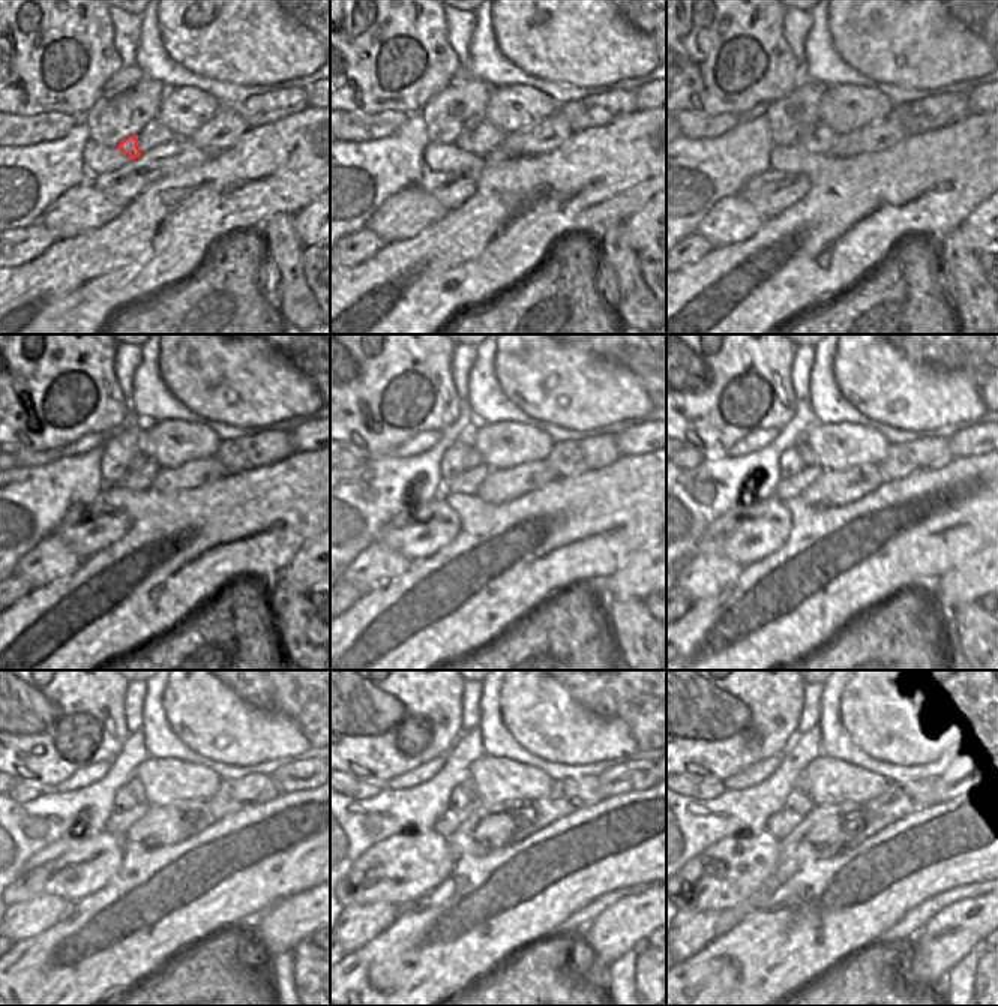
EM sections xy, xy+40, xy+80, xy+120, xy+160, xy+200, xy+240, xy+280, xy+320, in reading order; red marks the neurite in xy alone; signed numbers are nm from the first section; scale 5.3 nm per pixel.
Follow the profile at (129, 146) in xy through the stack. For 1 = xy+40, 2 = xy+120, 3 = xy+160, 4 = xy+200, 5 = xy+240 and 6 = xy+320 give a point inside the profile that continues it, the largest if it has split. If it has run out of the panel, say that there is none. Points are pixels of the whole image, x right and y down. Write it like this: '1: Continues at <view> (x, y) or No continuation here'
1: Continues at xy+40 (465, 140)
2: Continues at xy+120 (140, 459)
3: Continues at xy+160 (473, 459)
4: Continues at xy+200 (806, 453)
5: Continues at xy+240 (134, 784)
6: Continues at xy+320 (802, 783)

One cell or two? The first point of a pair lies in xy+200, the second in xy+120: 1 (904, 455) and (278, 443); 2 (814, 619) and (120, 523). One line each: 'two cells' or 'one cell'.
1: one cell
2: two cells

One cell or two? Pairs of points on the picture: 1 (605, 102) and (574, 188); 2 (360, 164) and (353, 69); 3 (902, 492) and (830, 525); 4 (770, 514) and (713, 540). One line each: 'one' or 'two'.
1: two
2: two
3: one
4: one

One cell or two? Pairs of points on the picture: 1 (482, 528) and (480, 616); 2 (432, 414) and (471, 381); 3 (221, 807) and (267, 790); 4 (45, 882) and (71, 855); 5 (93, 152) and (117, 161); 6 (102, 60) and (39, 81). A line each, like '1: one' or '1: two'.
1: one
2: two
3: one
4: one
5: one
6: one

